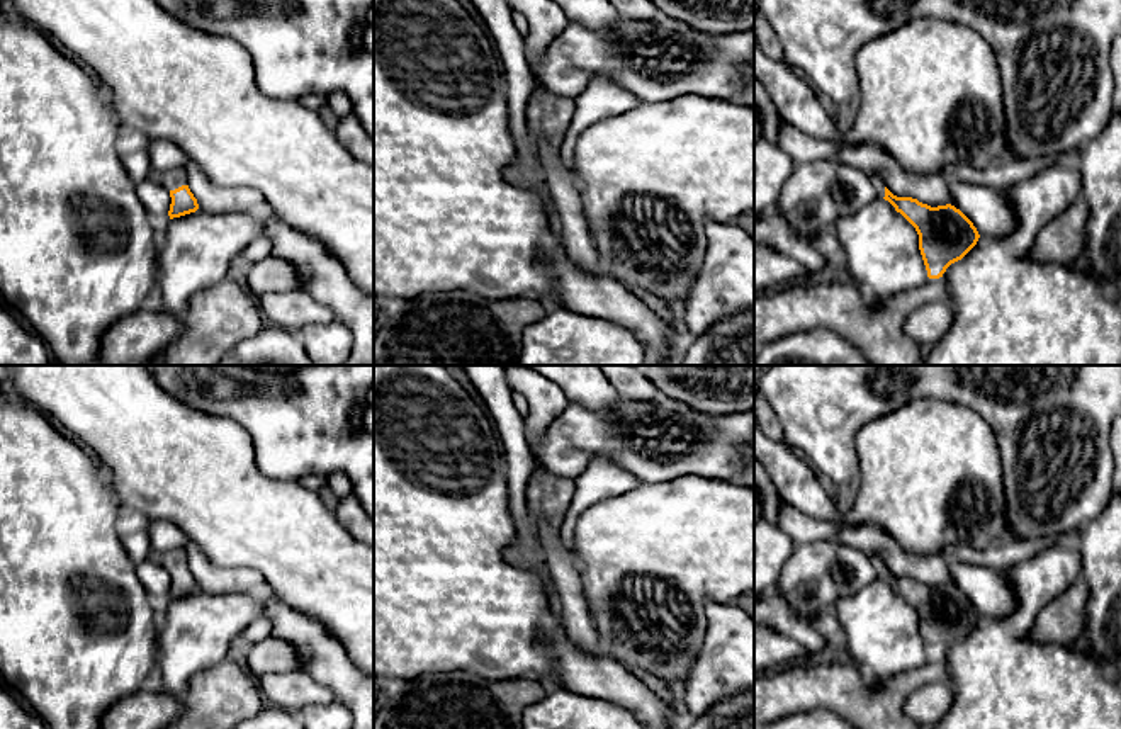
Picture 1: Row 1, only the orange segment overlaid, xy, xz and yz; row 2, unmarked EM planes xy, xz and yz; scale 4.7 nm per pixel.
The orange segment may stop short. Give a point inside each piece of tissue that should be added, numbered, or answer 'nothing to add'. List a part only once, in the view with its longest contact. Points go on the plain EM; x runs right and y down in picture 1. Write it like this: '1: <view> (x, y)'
1: xy (172, 559)

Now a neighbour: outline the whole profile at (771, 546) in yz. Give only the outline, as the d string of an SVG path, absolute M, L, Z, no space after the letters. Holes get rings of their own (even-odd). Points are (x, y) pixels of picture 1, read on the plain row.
M754 523L754 596L775 588L797 544L776 525Z

